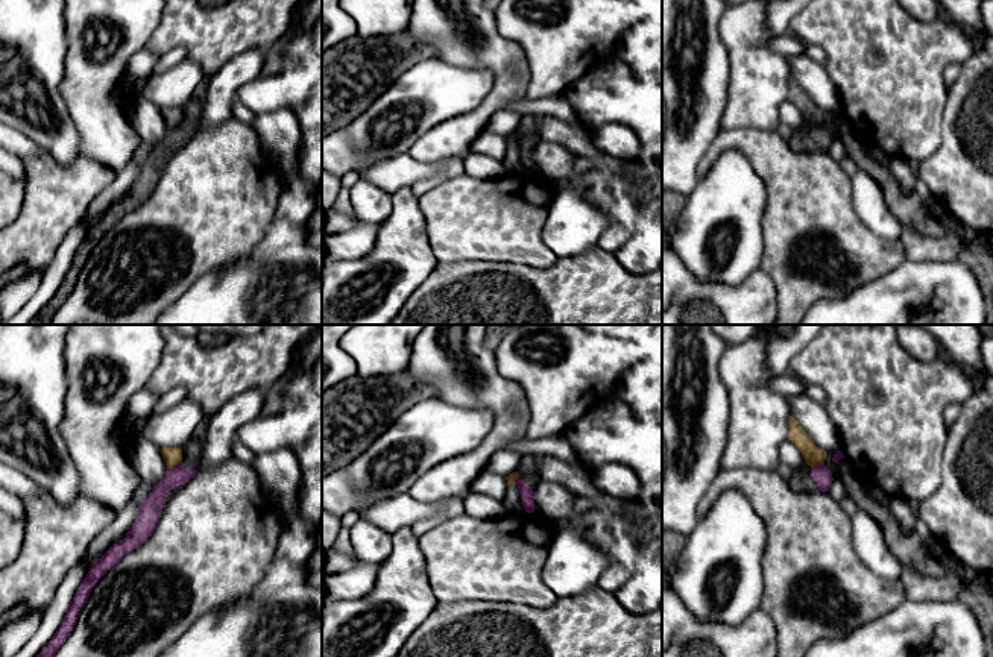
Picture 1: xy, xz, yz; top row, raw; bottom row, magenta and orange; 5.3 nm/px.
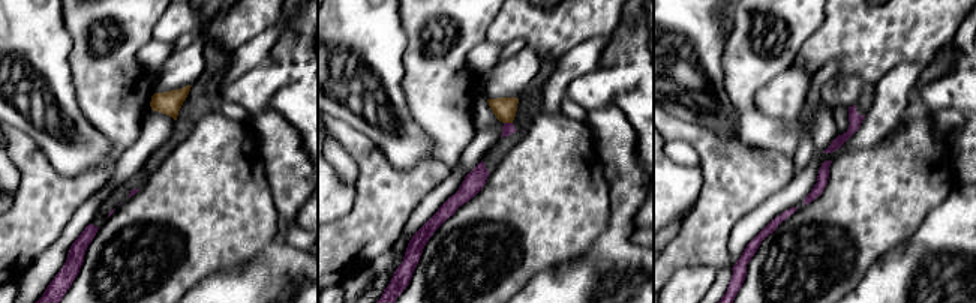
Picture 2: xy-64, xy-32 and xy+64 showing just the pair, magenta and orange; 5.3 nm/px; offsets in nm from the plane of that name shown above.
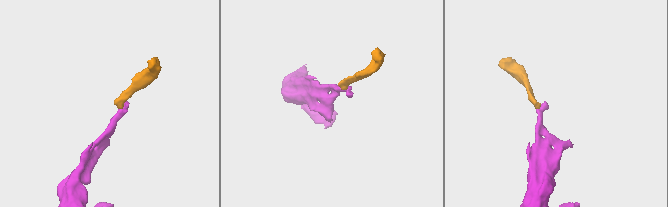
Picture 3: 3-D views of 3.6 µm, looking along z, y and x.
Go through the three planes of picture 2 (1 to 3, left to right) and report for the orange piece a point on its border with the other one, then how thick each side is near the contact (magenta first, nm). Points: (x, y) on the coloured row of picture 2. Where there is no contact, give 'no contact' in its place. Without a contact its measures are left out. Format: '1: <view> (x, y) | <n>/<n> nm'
1: no contact
2: xy-32 (508, 123) | 60/120 nm
3: no contact

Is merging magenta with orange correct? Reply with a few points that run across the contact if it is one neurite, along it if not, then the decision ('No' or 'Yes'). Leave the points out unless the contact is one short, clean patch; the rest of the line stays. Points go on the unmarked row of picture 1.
Line: xy (181, 120), (175, 126), (167, 128). No

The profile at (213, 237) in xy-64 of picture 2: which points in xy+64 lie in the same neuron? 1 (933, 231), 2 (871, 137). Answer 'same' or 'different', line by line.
1: different
2: different

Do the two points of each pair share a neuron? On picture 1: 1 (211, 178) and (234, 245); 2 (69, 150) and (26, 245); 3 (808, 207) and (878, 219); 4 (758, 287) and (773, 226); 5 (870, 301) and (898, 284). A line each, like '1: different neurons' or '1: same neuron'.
1: same neuron
2: different neurons
3: different neurons
4: different neurons
5: same neuron

